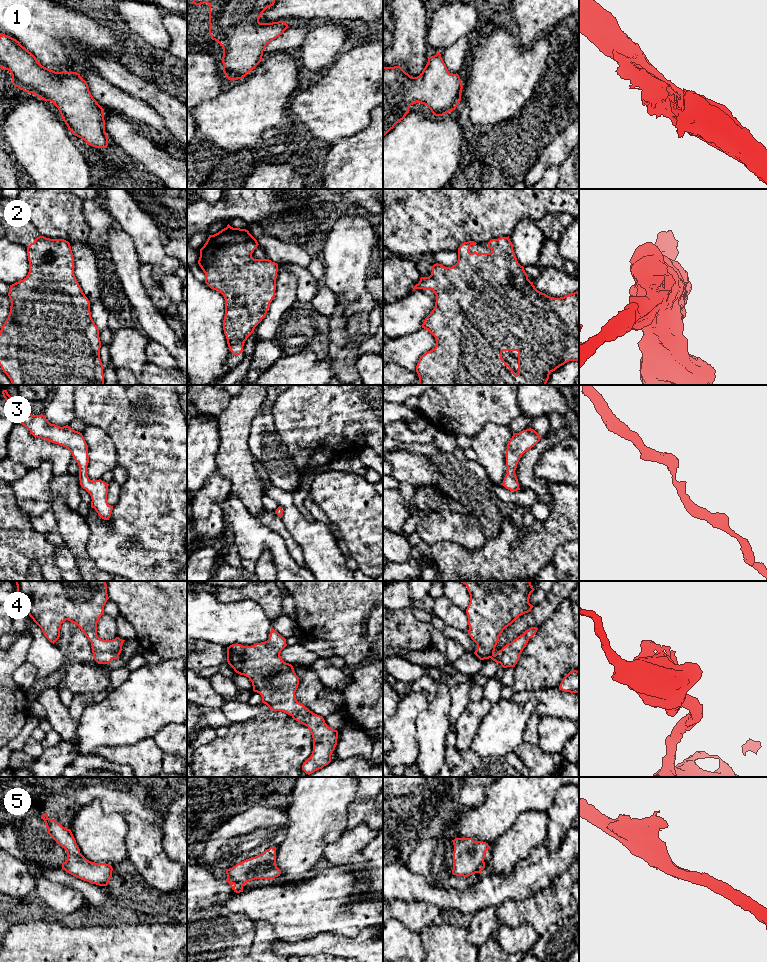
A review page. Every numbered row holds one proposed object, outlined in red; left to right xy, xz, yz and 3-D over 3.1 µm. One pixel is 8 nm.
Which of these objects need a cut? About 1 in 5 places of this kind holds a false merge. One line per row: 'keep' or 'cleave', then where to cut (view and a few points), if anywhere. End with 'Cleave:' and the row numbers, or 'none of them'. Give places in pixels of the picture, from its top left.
1: keep; no cut
2: keep; no cut
3: keep; no cut
4: keep; no cut
5: keep; no cut
Cleave: none of them

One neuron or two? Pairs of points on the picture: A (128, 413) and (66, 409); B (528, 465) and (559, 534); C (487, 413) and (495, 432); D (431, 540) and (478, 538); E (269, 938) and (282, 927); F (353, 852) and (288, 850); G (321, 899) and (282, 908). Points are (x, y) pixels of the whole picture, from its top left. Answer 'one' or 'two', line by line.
A: two
B: two
C: two
D: one
E: two
F: two
G: one

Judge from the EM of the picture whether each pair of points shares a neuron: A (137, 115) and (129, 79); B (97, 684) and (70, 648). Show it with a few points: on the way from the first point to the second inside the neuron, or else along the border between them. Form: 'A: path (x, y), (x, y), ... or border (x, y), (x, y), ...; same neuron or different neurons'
A: border (113, 85), (144, 100), (153, 109); different neurons
B: path (88, 675), (77, 663), (77, 657); same neuron

